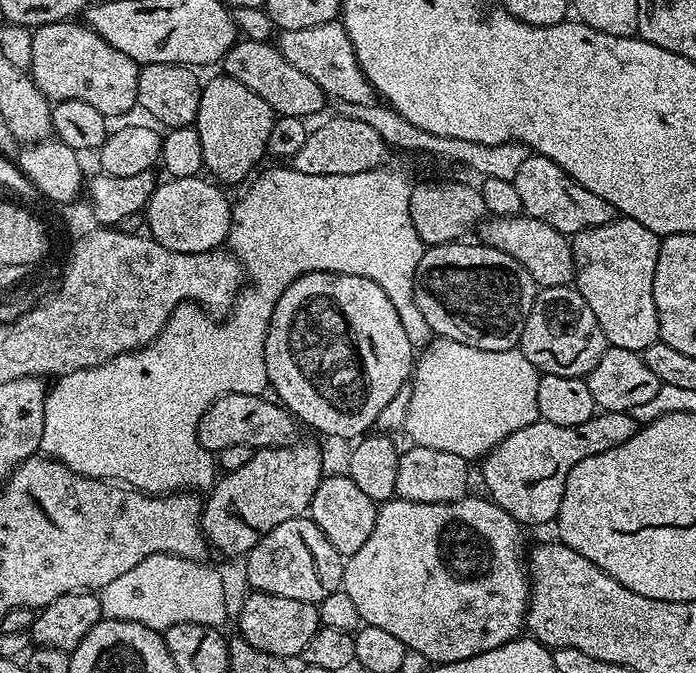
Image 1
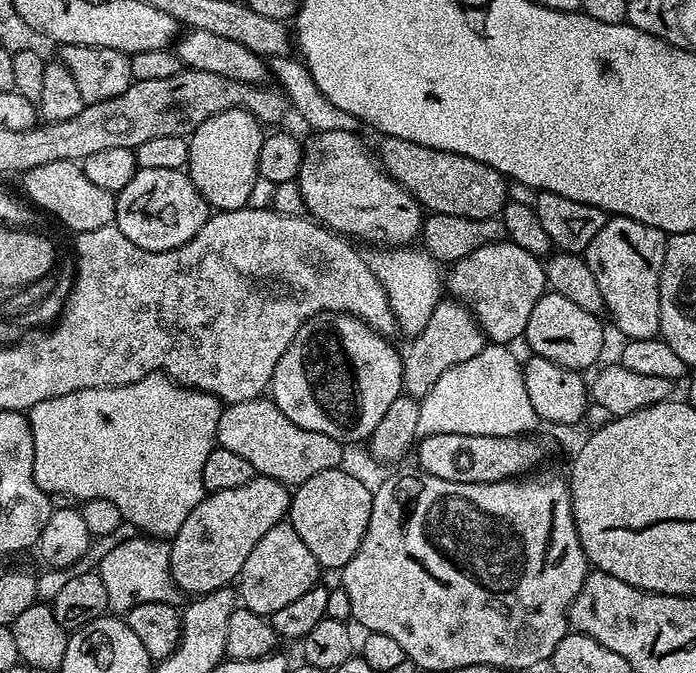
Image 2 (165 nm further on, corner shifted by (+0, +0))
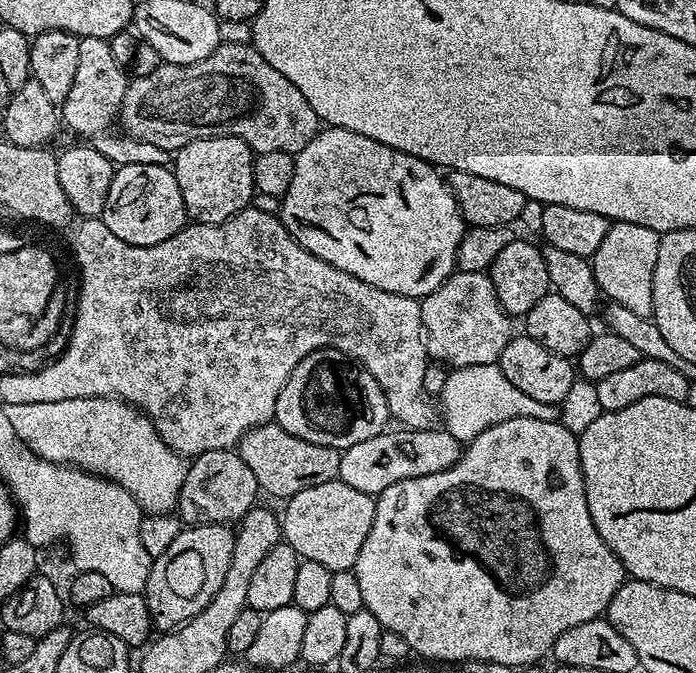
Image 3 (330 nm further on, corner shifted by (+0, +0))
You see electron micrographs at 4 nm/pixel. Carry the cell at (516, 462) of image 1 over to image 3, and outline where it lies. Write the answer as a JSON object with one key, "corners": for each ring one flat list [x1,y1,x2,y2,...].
{"corners":[[443,427,410,428,407,430,385,430,366,442,354,442,354,446,340,453,340,474,338,479,354,490,362,490,375,497,386,486,402,482,406,478,422,478,426,474,438,474,460,460,461,441,456,440]]}

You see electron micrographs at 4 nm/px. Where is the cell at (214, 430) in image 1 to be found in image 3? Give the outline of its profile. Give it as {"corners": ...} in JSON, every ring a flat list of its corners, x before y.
{"corners":[[275,422,251,428,244,433,238,451,242,462,246,462,246,466,250,466,254,473,254,478,258,478,261,493,269,492,272,496,287,498,310,486,322,486,322,482,337,479,340,474,341,449,306,442,306,438,298,438,282,430,282,426]]}

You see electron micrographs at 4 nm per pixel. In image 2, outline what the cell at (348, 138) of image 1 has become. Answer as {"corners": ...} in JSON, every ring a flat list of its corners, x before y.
{"corners":[[384,136,381,141,380,152,378,148,378,159,384,165,384,171,393,176,419,202,421,208,429,213,454,214,458,218,490,218,491,216,499,217,504,211,504,206,509,201,509,181,498,170,474,158,466,158,462,154,454,154,446,150,434,150,430,146,422,146,406,138]]}

